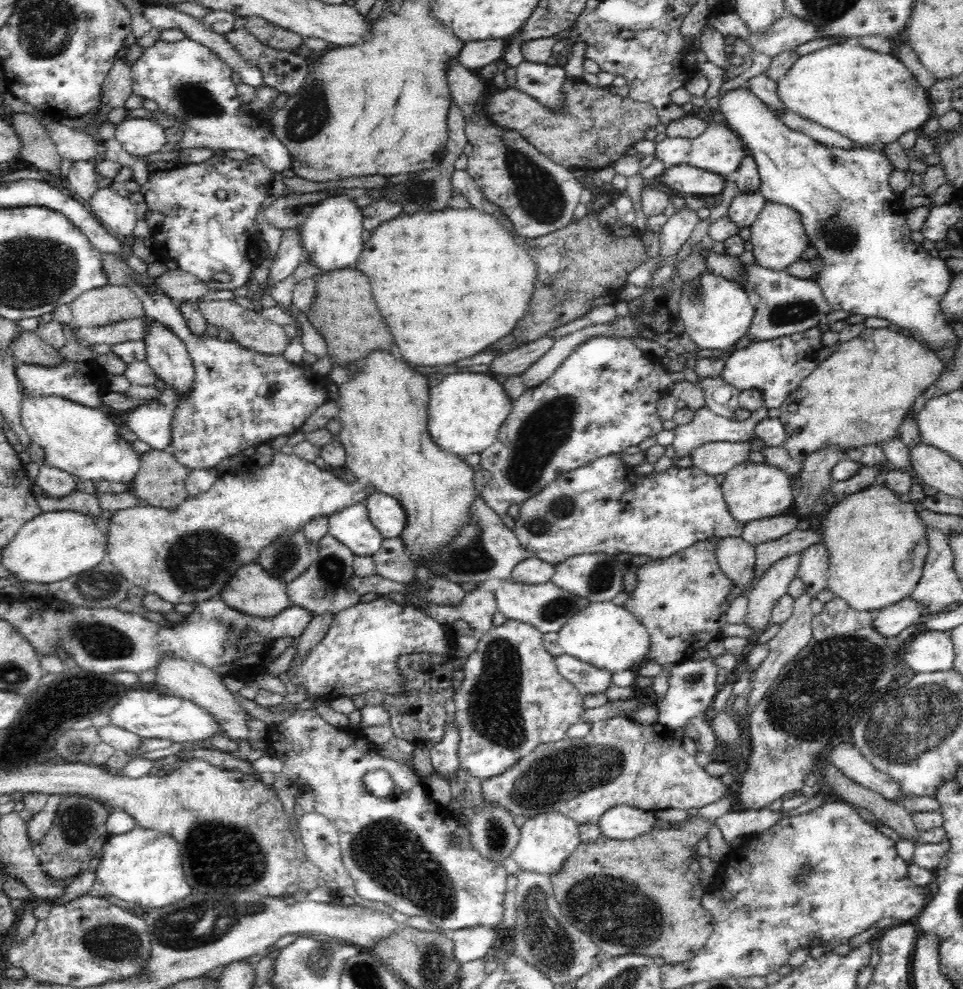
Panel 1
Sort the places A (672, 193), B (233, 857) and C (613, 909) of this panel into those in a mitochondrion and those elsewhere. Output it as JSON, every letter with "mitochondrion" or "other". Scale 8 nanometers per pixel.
{"A":"other","B":"mitochondrion","C":"mitochondrion"}

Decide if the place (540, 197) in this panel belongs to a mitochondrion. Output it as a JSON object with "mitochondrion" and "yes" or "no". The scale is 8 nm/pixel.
{"mitochondrion":"yes"}

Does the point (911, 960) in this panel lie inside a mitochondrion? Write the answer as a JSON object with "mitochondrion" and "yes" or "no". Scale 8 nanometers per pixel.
{"mitochondrion":"no"}

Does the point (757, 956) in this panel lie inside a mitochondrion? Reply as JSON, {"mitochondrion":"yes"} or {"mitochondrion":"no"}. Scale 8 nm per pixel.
{"mitochondrion":"no"}

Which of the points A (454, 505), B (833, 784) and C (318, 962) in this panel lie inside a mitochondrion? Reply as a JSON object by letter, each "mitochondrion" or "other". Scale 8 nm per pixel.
{"A":"other","B":"other","C":"mitochondrion"}

